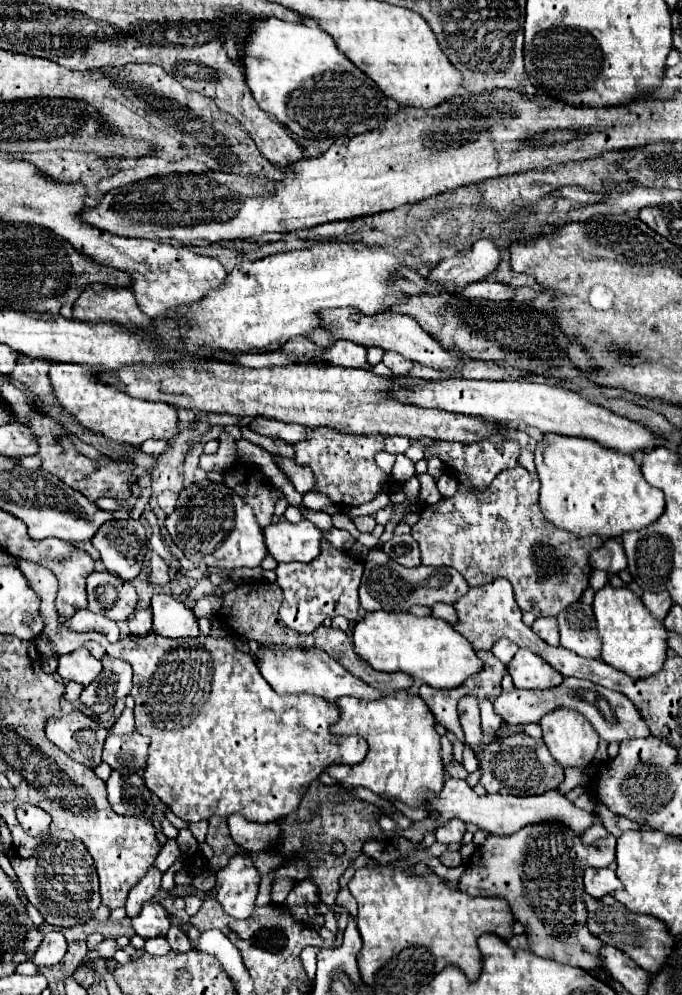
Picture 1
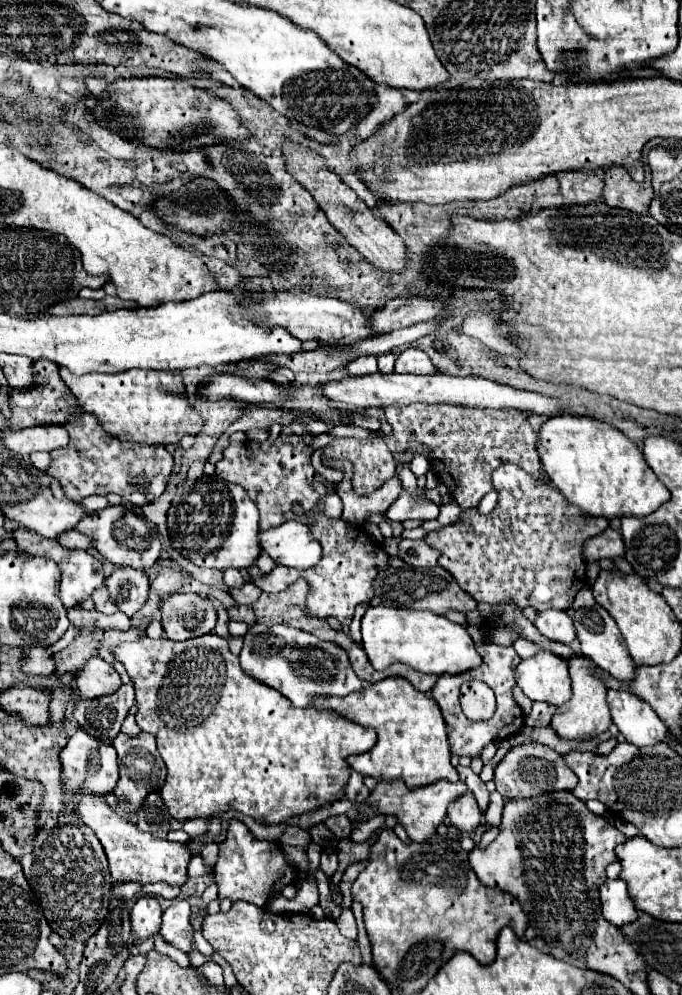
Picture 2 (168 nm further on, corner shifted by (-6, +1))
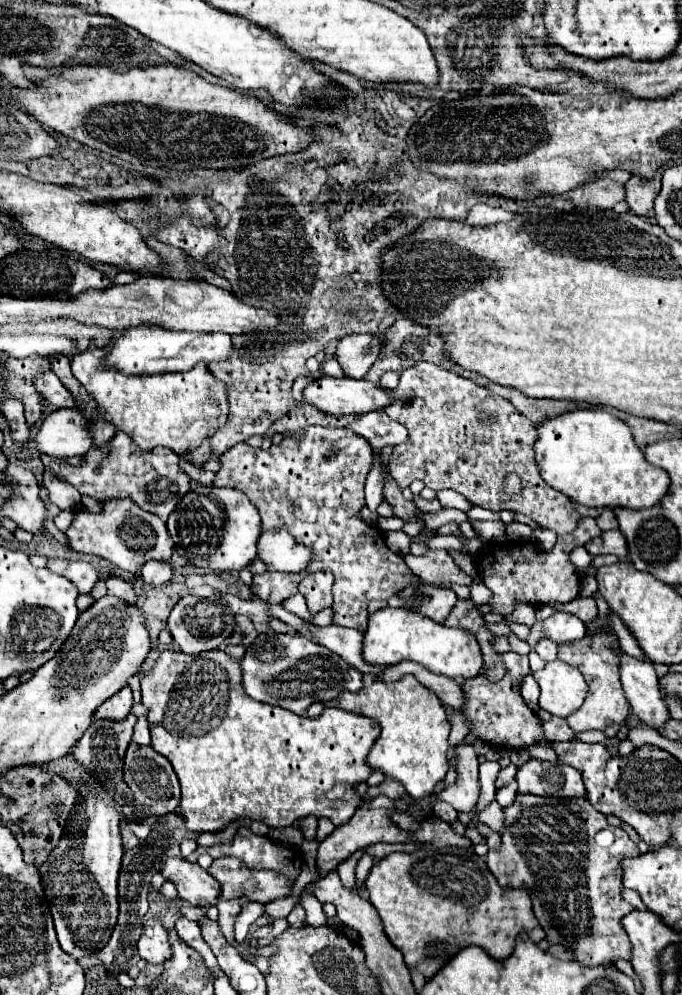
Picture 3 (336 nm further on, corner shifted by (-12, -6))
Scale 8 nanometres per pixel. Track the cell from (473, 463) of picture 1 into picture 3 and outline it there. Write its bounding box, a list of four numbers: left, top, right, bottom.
[384,362,582,534]

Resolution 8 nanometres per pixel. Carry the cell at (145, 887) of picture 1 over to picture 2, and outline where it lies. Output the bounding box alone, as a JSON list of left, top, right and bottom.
[130,897,162,945]

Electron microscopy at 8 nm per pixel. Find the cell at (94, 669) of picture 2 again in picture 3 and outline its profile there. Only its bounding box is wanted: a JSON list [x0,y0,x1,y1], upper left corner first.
[94,686,132,720]

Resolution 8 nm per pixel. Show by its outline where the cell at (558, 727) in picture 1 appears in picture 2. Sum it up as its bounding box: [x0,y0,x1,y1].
[550,647,612,739]

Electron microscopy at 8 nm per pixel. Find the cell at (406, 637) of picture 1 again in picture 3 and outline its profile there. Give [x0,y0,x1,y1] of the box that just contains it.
[362,608,482,678]

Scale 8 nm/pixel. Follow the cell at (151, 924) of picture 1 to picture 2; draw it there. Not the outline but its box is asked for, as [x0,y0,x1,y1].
[160,899,194,953]

